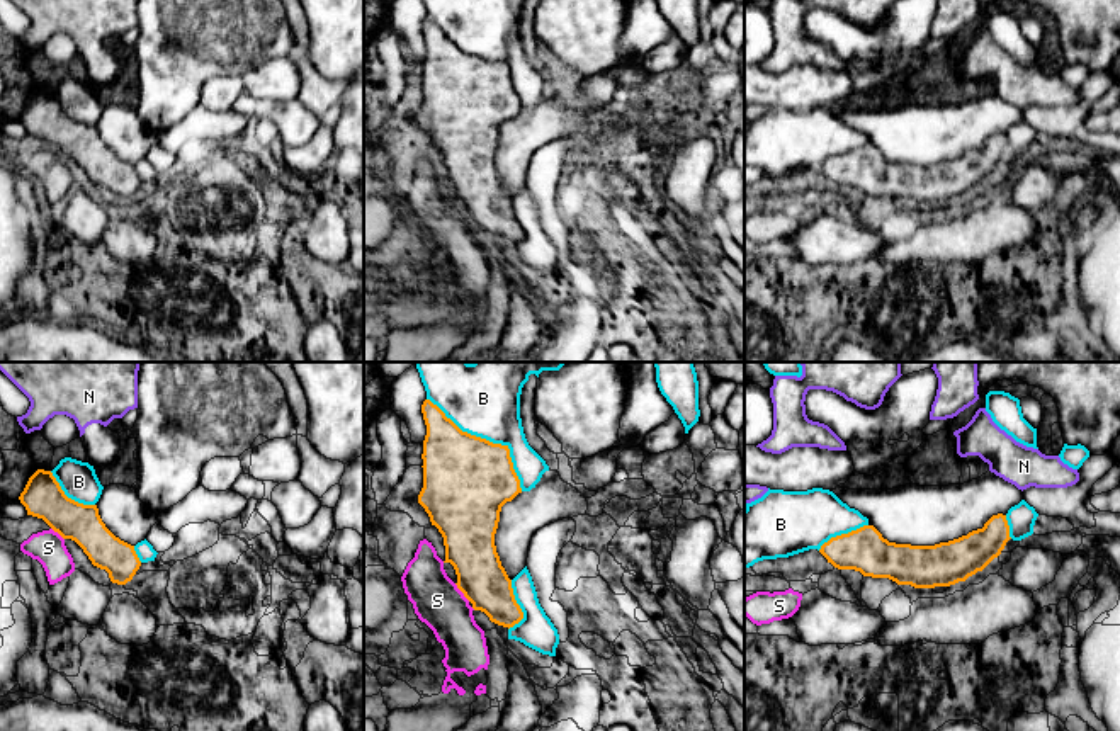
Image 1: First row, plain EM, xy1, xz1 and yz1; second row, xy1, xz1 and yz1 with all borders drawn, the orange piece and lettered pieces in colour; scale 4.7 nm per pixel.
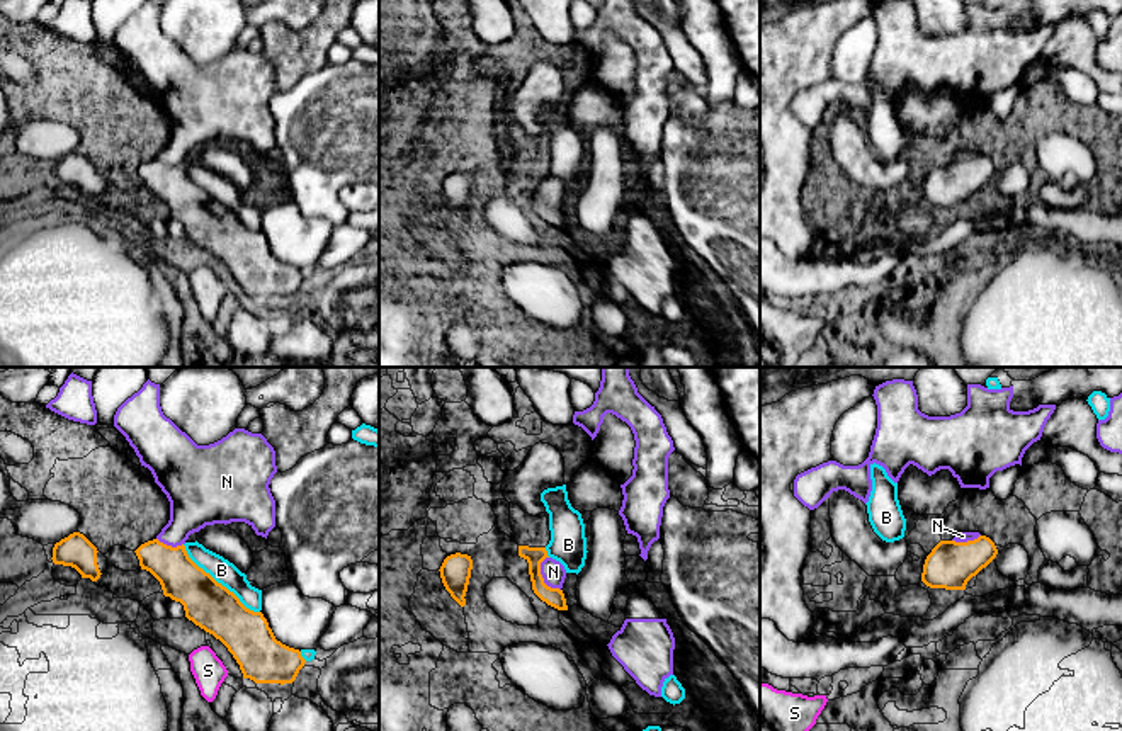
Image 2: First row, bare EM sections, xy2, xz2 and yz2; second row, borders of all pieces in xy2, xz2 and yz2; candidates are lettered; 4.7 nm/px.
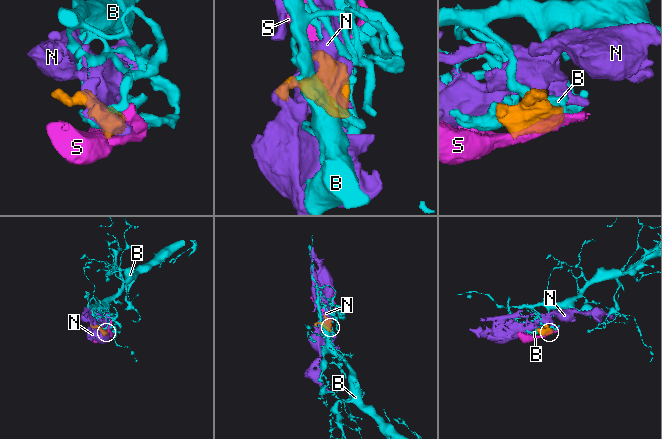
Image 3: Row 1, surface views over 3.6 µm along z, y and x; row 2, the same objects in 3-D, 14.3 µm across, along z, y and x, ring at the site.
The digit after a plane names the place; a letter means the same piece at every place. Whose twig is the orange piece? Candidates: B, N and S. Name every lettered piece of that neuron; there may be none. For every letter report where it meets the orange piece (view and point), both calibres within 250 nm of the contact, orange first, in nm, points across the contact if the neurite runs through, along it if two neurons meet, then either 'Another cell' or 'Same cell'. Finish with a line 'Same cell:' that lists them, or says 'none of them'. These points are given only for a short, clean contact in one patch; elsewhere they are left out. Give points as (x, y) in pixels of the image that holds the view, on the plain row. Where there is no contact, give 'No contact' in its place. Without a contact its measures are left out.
B: Touches orange at xz1 (488, 60). Thickness 420 nm (orange) against 280 nm. Another cell
N: Touches orange at xz2 (541, 196). Thickness 90 nm (orange) against 110 nm. Boundary: xz2 (546, 175), (541, 182), (541, 196), (548, 204), (560, 209). Another cell
S: Touches orange at xz1 (461, 209). Thickness 240 nm (orange) against 240 nm. Same cell
Same cell: S

